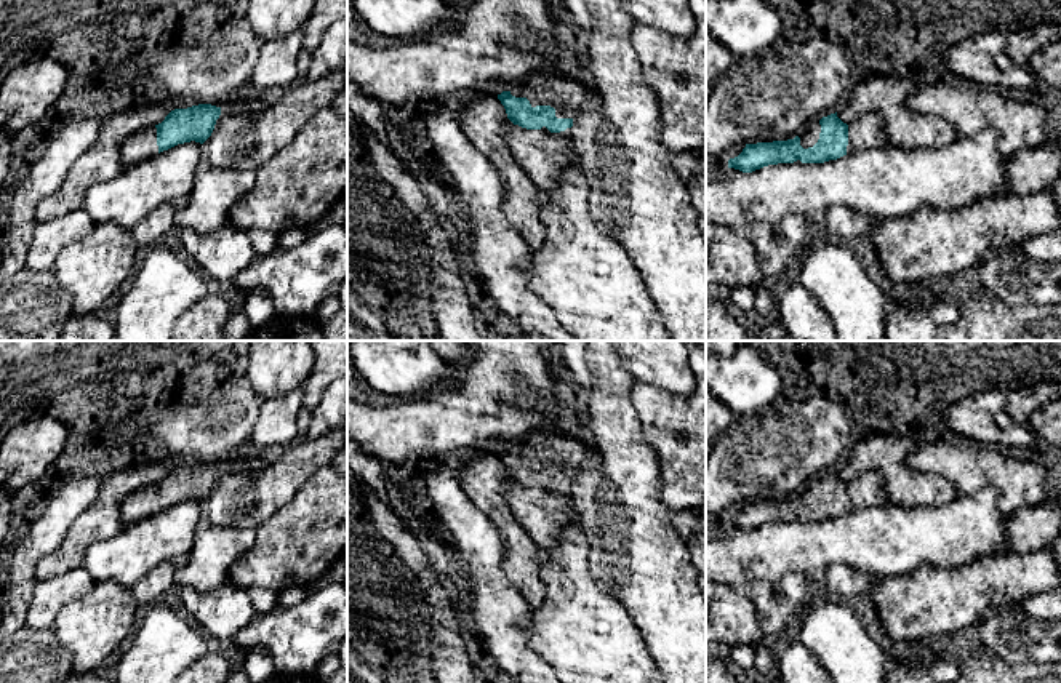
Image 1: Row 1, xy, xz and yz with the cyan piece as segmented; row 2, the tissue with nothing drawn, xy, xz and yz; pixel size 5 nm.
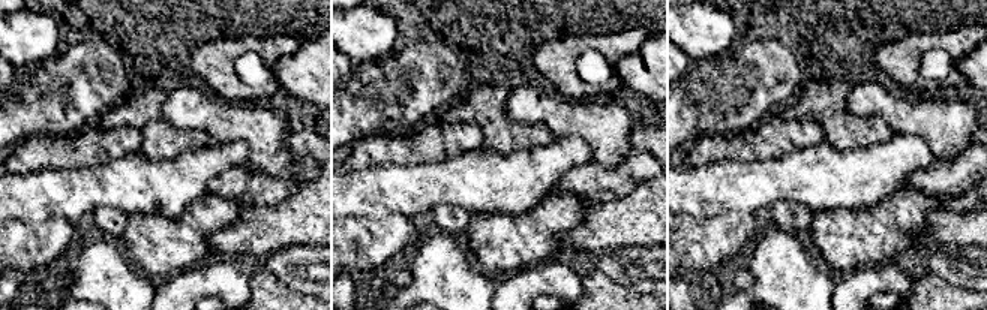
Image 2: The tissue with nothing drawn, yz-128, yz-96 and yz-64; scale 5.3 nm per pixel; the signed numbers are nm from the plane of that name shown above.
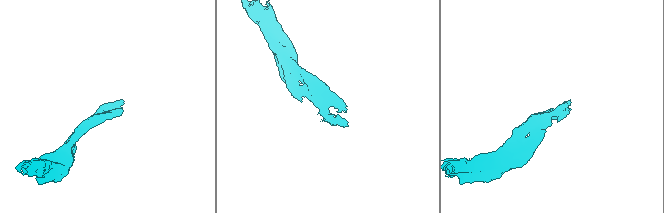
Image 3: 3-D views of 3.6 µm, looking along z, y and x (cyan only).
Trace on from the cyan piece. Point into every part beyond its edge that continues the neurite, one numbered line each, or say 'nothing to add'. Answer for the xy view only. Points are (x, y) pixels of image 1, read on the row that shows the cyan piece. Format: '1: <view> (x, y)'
1: xy (143, 144)

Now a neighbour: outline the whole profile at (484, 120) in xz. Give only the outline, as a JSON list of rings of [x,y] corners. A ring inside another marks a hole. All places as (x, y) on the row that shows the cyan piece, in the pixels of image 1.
[[[494,94],[467,99],[458,123],[469,142],[482,152],[502,178],[502,211],[531,248],[541,248],[546,226],[539,219],[543,192],[526,176],[506,142],[506,131],[514,125]]]

